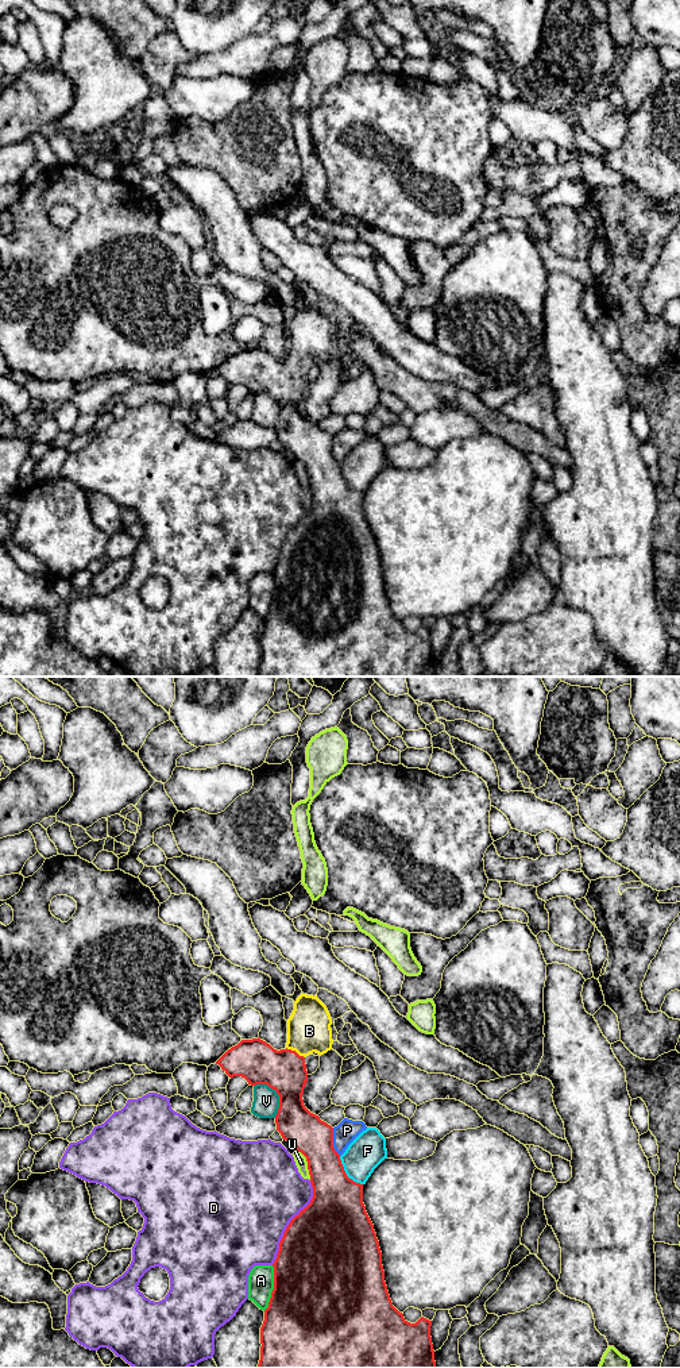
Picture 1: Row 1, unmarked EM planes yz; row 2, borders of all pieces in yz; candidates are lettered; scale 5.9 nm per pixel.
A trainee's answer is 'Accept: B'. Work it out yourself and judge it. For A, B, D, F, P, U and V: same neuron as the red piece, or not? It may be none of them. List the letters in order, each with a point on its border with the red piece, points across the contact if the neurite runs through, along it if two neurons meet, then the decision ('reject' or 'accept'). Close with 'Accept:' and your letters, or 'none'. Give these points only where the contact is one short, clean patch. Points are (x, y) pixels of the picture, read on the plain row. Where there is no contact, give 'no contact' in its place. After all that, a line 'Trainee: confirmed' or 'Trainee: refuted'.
A: contact yz (274, 597); reject
B: contact yz (294, 359); way yz (285, 380), (294, 359), (309, 339); accept
D: contact yz (290, 531); reject
F: contact yz (346, 482); reject
P: contact yz (332, 450); reject
U: contact yz (308, 473); reject
V: contact yz (277, 401); reject
Accept: B
Trainee: confirmed

